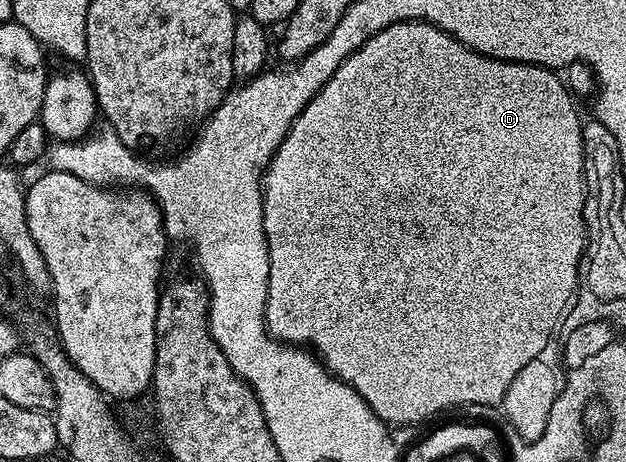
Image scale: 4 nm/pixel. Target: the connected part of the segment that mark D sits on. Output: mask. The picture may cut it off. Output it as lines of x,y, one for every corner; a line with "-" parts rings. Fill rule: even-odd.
400,21
391,27
383,27
379,35
371,35
371,39
367,39
367,43
359,47
359,51
355,51
350,57
343,59
343,63
339,63
339,71
335,71
335,75
327,79
327,83
318,91
315,99
311,99
311,103
303,107
303,111
287,131
283,143
279,143
275,155
269,161
268,169
265,170
261,202
263,229
269,248
265,328
269,330
270,337
286,345
308,347
312,350
334,377
352,387
368,403
371,411
375,411
377,418
390,427
413,425
416,421
425,421
433,416
436,418
458,407
500,406
507,393
509,378
513,377
513,373
519,373
521,368
525,367
525,361
533,357
541,346
545,346
545,339
553,327
553,322
561,313
561,306
565,305
566,298
569,298
570,290
573,290
577,257
581,252
582,224
585,221
585,156
581,134
583,117
577,114
576,103
578,104
569,86
554,70
543,65
524,65
522,61
500,61
498,57
477,53
474,49
468,49
458,37
426,21

